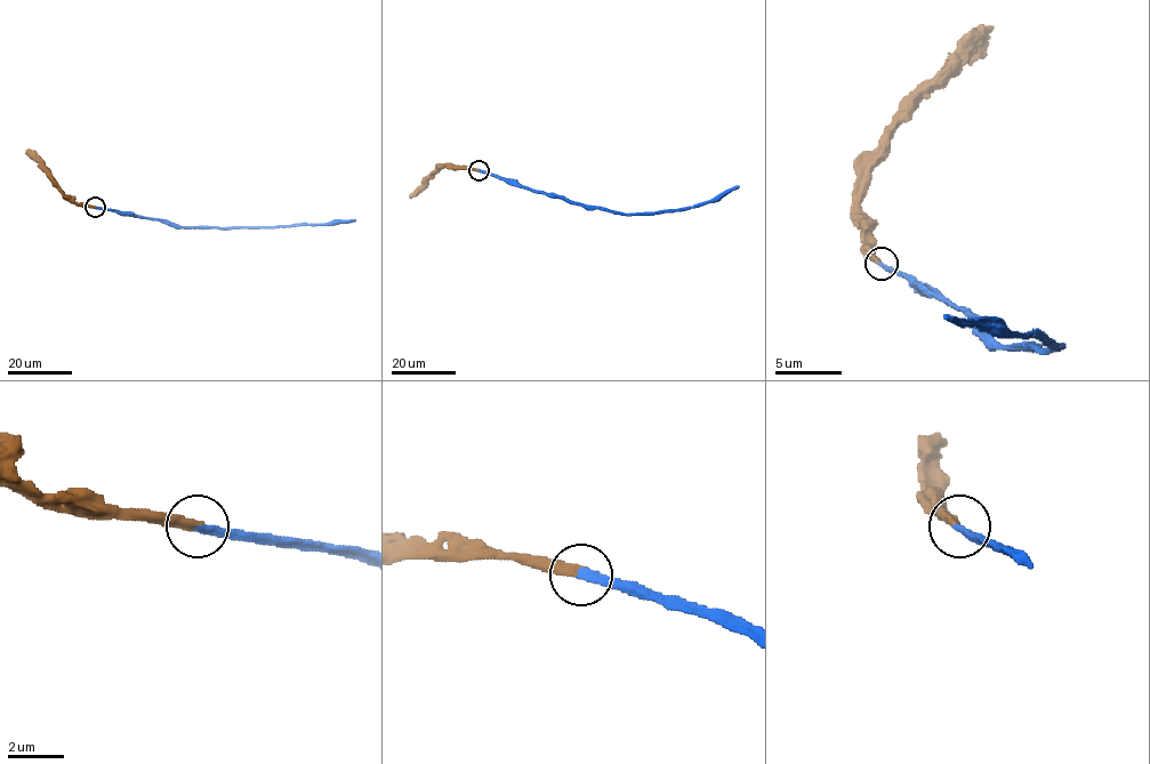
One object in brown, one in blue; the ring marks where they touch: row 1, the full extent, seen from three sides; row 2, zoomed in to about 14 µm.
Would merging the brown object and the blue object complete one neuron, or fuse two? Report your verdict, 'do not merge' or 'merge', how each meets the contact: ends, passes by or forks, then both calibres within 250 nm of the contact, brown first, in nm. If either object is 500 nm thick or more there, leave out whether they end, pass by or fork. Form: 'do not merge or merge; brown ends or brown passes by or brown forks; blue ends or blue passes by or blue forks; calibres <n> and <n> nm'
merge; brown ends; blue ends; calibres 340 and 300 nm

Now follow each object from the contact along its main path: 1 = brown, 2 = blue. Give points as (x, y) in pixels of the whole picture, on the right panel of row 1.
1: (881, 263), (874, 256), (874, 235), (860, 209), (860, 186), (893, 122), (994, 25)
2: (881, 263), (914, 286), (924, 286), (1000, 346), (1060, 346), (1051, 339), (943, 316)

